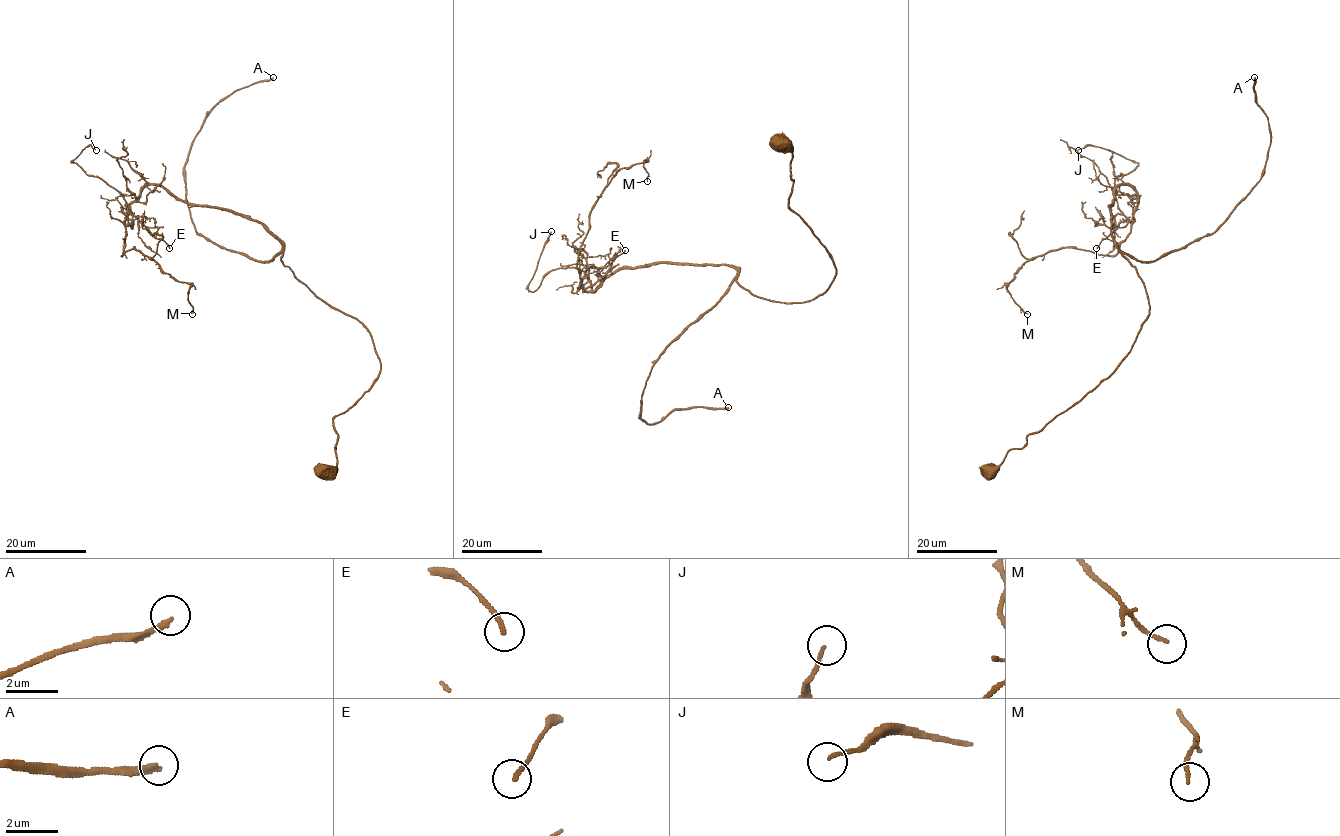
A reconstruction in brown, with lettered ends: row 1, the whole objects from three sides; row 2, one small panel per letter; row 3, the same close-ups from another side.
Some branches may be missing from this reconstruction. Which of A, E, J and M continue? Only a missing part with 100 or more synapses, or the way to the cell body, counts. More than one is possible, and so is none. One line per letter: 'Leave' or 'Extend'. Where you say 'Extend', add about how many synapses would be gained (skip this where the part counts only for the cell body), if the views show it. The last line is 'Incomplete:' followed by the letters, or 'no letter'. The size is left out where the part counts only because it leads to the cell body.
A: Extend. Roughly 250 synapses
E: Leave
J: Leave
M: Leave
Incomplete: A

